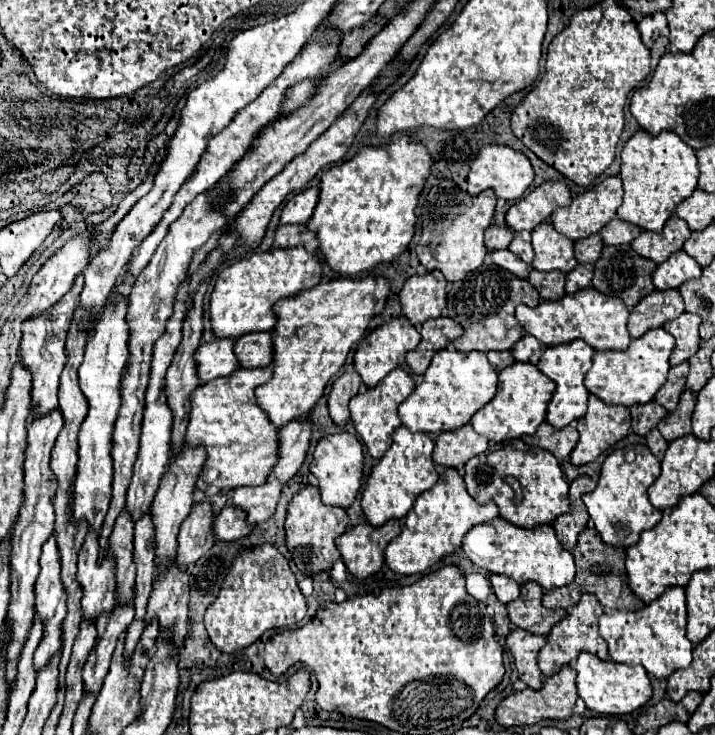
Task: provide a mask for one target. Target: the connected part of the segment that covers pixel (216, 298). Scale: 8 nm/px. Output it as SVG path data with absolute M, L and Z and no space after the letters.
M304 246L256 252L250 258L242 258L218 272L214 290L210 294L210 324L216 338L238 338L234 354L240 362L240 368L270 366L272 340L268 330L274 328L272 306L282 298L292 298L302 290L310 290L320 282L320 276L322 270L318 258L306 252Z

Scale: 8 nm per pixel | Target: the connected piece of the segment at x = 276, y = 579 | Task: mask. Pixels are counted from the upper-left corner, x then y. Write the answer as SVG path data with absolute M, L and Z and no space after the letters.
M272 544L244 548L230 566L218 598L208 606L204 624L212 644L222 652L242 650L254 644L270 628L296 626L306 616L306 598L298 588L288 560Z

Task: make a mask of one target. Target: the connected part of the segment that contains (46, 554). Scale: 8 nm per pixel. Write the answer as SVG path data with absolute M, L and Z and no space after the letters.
M50 536L46 540L46 544L42 546L40 574L38 574L38 580L36 580L36 612L42 616L42 626L44 626L42 644L38 644L38 648L34 652L34 670L40 672L46 664L50 664L50 660L56 656L58 648L62 646L62 642L60 642L60 622L66 616L66 592L64 592L62 582L60 582L60 560L58 560L58 546L56 546L54 536Z

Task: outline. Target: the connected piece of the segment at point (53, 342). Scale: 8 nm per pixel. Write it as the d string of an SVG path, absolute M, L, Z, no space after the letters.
M78 274L70 292L66 292L66 296L62 296L62 300L54 304L50 312L44 312L42 316L30 316L30 320L24 320L22 324L22 334L24 334L20 344L22 364L28 366L32 372L32 406L42 414L58 408L58 384L60 384L58 380L66 364L64 342L66 342L66 332L68 332L74 308L78 306L78 296L82 292L82 286L84 286L84 276Z

